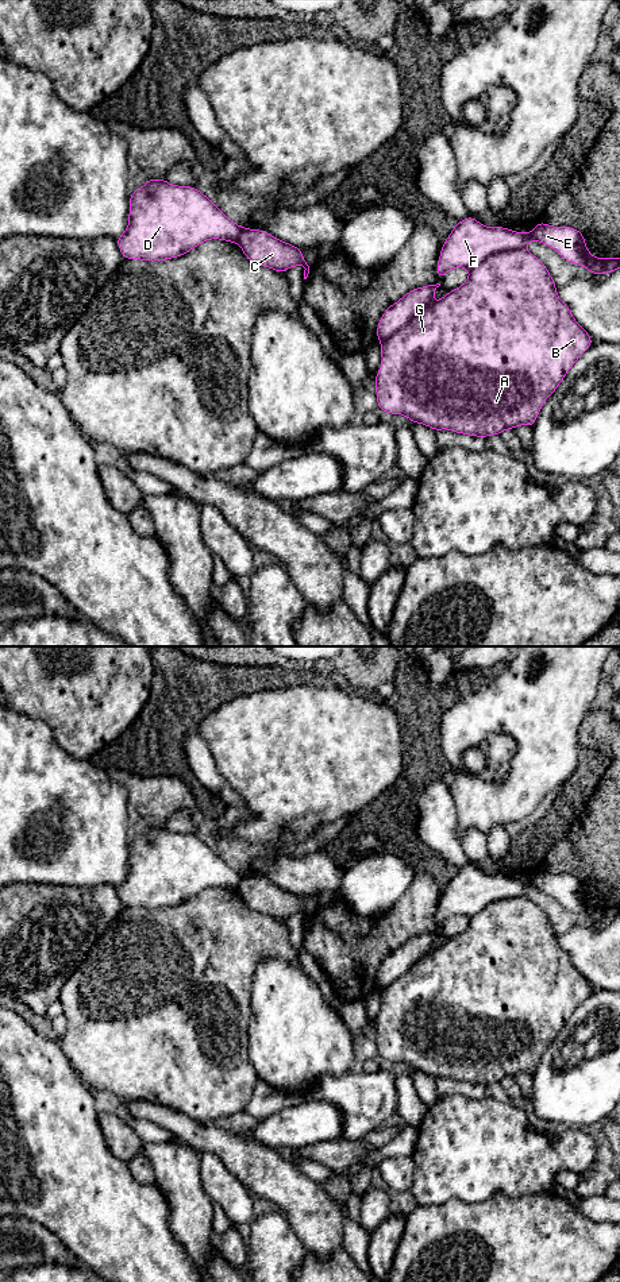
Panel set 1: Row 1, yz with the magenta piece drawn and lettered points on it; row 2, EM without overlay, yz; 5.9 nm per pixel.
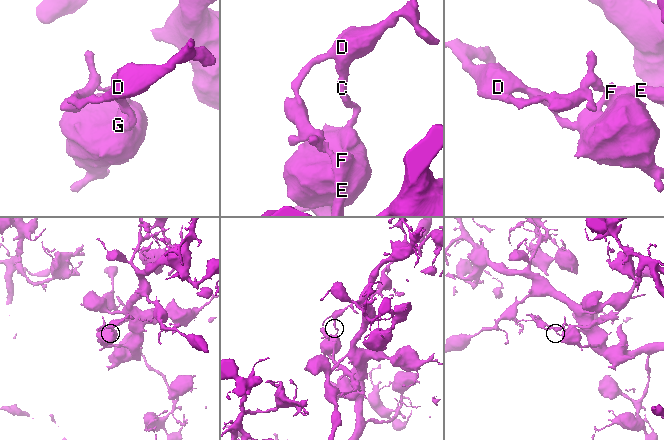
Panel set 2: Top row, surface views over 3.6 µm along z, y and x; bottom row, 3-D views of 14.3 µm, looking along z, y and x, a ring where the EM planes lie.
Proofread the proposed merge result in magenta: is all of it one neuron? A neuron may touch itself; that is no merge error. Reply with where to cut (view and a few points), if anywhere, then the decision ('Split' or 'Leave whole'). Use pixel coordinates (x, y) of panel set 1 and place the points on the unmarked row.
Split along yz (523, 895), (491, 902), (469, 918). Split

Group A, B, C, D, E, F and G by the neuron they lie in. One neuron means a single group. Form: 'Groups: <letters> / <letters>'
Groups: A B C G / D E F

